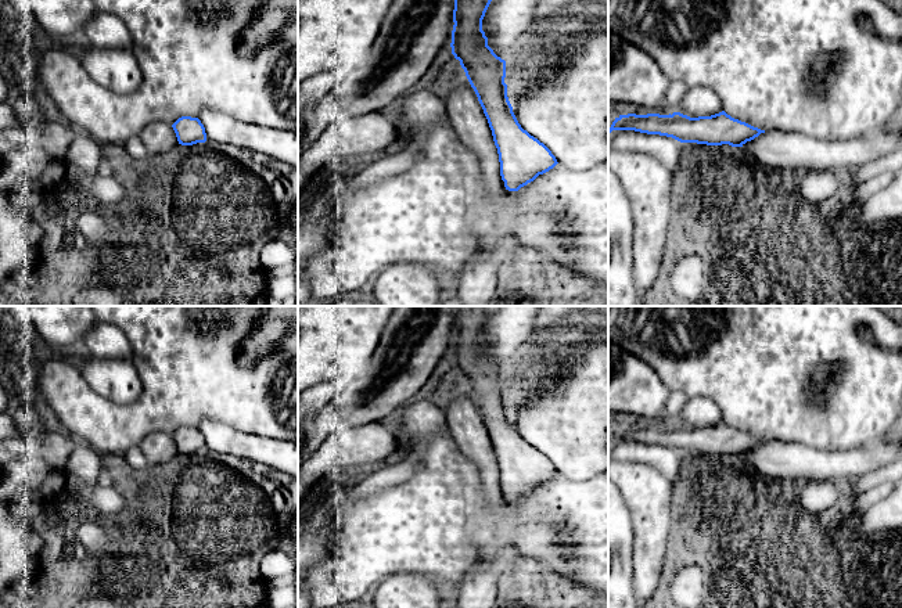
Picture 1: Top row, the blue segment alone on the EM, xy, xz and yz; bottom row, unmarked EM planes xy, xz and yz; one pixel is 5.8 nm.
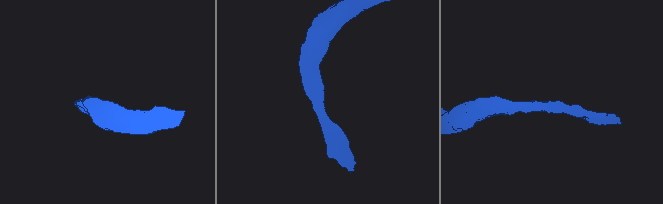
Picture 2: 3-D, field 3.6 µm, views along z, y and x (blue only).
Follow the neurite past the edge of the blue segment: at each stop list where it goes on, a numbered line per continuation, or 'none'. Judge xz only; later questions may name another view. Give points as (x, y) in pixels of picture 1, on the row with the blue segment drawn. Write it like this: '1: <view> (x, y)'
1: xz (466, 115)

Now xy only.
1: xy (160, 139)

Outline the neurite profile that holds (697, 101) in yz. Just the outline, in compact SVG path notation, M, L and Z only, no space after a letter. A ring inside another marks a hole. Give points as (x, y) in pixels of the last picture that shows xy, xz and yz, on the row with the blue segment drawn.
M687 87L678 111L690 118L711 116L723 111L719 96L709 87Z

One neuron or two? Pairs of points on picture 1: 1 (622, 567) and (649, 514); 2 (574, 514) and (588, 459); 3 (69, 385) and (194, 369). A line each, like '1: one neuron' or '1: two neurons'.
1: two neurons
2: two neurons
3: one neuron

